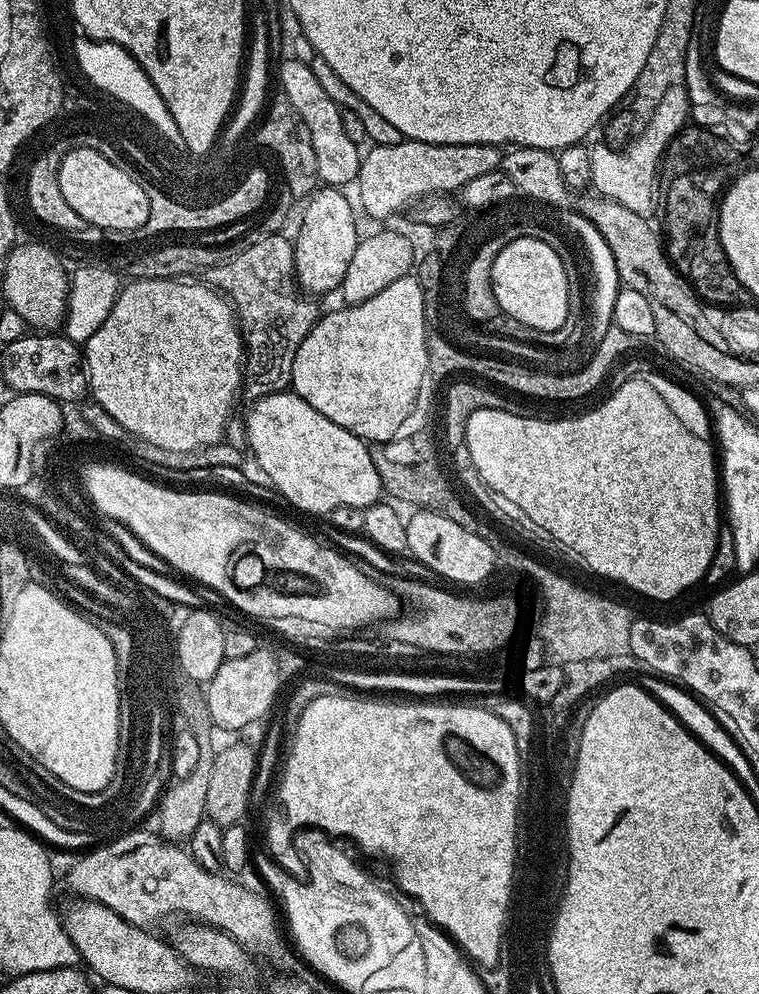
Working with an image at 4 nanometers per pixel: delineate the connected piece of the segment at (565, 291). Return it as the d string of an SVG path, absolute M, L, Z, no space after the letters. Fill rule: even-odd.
M518 238L510 242L509 245L503 246L494 258L494 266L492 267L494 298L498 298L501 313L525 323L537 334L543 334L543 332L559 333L560 328L567 322L568 313L571 310L566 260L563 260L552 247L551 243L540 241L538 238Z

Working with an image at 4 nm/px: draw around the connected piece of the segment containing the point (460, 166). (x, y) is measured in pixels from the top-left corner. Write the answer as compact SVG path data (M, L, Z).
M405 139L394 146L369 147L360 162L360 204L368 216L384 220L403 208L411 209L425 196L456 194L474 178L499 169L502 152L495 144L431 144Z

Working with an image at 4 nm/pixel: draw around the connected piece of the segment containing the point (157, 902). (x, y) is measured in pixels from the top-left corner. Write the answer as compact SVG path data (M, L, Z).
M127 834L119 835L111 841L114 845L112 858L108 856L107 850L103 846L96 846L89 856L84 856L68 872L68 888L77 897L93 900L102 906L110 906L114 914L126 918L139 928L151 929L152 924L160 924L163 920L168 920L171 916L185 916L183 919L188 922L199 922L209 924L211 928L222 930L236 939L243 948L251 950L253 953L261 952L264 956L276 956L280 952L280 932L276 929L276 916L272 913L272 908L268 905L268 900L264 896L259 896L256 892L251 892L248 888L243 888L240 884L235 884L235 879L224 874L207 872L194 862L192 853L175 843L161 838L158 843L150 844L152 840L148 838L138 838L131 840Z

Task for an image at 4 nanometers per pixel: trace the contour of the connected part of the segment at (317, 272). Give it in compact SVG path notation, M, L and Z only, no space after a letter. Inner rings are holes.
M336 186L321 187L305 203L309 204L304 208L304 221L300 224L300 233L294 236L296 249L294 280L308 294L335 293L346 278L346 266L350 266L354 258L354 250L358 243L356 216L352 213L351 202L340 192L343 191Z

